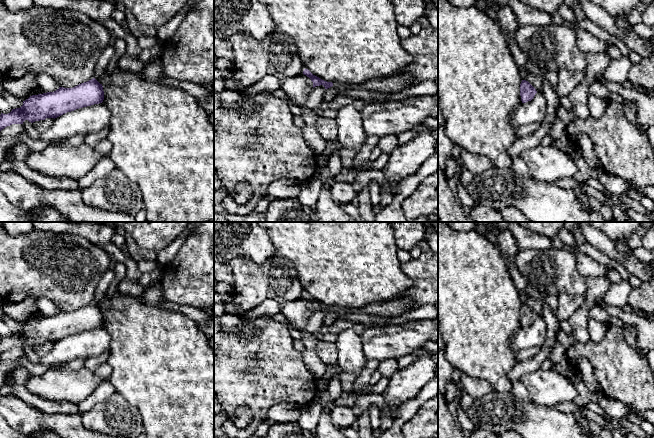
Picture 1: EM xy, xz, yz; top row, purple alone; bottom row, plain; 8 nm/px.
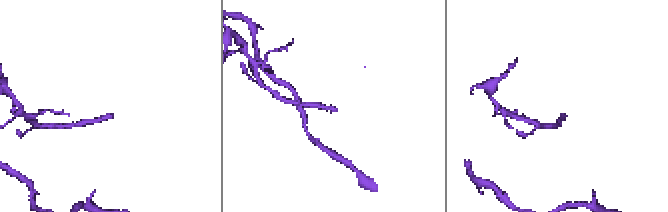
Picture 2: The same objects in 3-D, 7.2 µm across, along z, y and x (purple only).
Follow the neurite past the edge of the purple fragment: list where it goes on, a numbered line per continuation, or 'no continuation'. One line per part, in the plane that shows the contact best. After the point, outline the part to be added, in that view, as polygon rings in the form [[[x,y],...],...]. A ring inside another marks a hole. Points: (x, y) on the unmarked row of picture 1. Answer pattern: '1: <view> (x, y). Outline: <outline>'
1: xz (369, 320). Outline: [[[333,307],[332,310],[338,318],[354,321],[355,323],[363,324],[368,327],[382,327],[387,326],[387,323],[391,320],[392,317],[386,317],[376,314],[369,314],[365,311],[355,310],[355,309],[346,309],[341,307]]]

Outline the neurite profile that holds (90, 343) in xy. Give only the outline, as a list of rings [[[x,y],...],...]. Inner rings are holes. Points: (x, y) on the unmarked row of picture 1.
[[[103,327],[79,332],[55,342],[52,350],[40,359],[40,363],[65,364],[75,358],[95,357],[109,349],[110,341]]]

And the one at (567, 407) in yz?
[[[574,401],[561,403],[554,406],[553,408],[563,413],[573,413],[577,414],[578,416],[580,415],[579,413],[580,405],[576,404]]]

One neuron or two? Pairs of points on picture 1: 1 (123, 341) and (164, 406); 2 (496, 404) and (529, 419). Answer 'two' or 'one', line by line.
1: one
2: one

